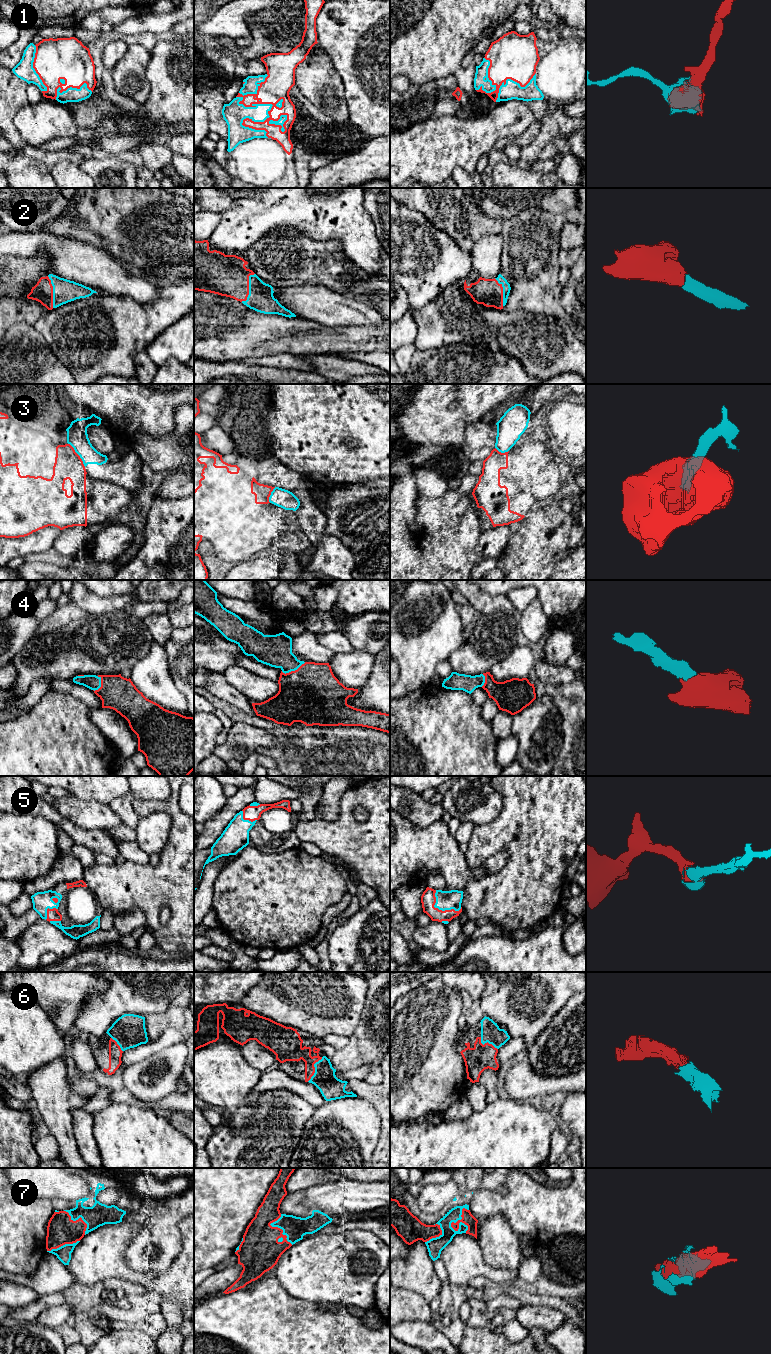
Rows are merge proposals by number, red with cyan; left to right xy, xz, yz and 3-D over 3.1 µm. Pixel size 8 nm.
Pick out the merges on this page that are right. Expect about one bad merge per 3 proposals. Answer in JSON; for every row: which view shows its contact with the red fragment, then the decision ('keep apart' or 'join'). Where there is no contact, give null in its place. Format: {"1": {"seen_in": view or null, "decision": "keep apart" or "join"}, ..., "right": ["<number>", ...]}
{"1": {"seen_in": "xz", "decision": "join"}, "2": {"seen_in": "xz", "decision": "join"}, "3": {"seen_in": "xy", "decision": "keep apart"}, "4": {"seen_in": "xz", "decision": "join"}, "5": {"seen_in": "yz", "decision": "join"}, "6": {"seen_in": "xz", "decision": "join"}, "7": {"seen_in": "yz", "decision": "join"}, "right": ["1", "2", "4", "5", "6", "7"]}

